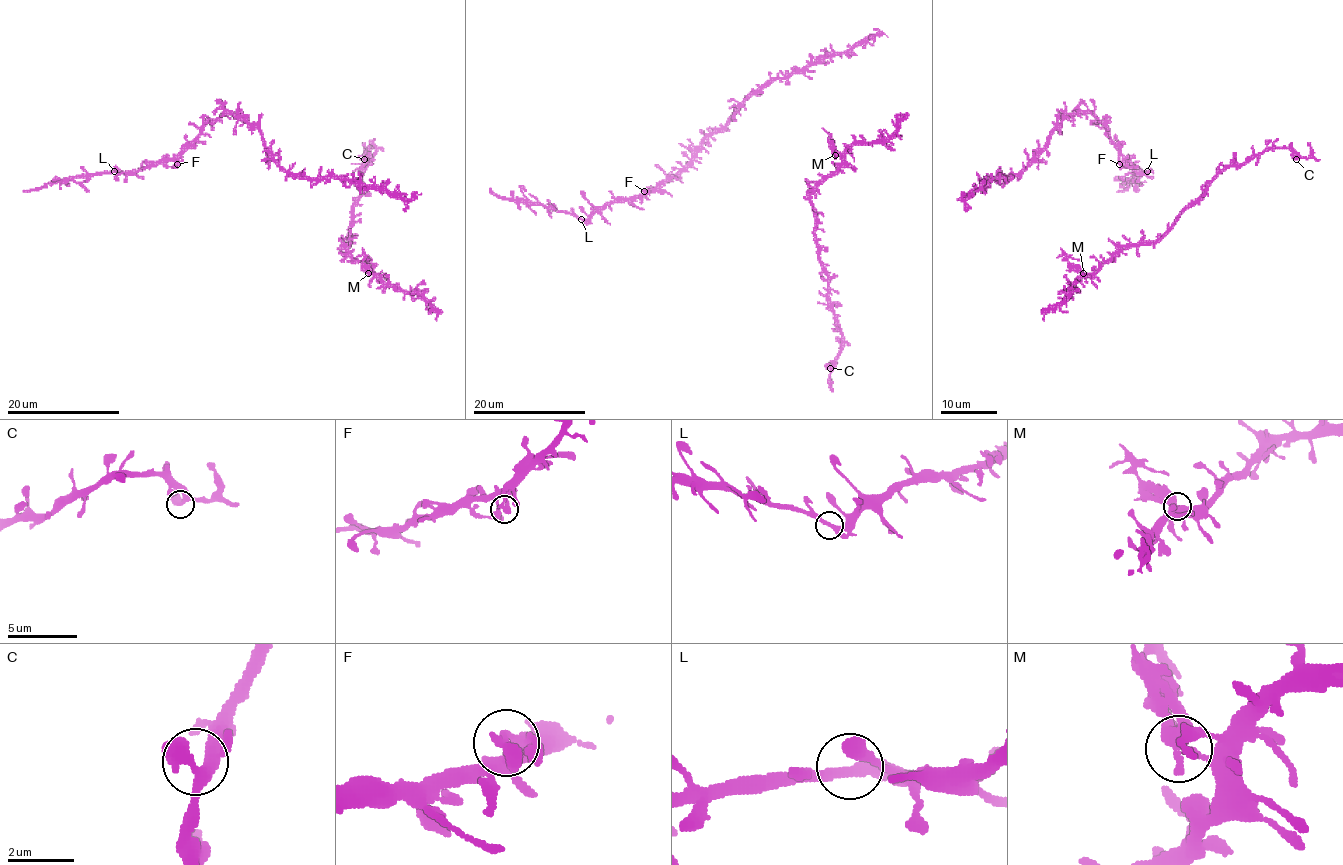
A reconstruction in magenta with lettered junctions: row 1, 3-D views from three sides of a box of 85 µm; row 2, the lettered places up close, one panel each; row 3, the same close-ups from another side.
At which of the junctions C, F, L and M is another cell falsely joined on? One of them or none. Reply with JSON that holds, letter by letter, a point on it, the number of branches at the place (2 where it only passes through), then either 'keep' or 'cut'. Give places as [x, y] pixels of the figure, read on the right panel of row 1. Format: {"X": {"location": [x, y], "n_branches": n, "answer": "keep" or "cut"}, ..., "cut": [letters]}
{"C": {"location": [1296, 159], "n_branches": 2, "answer": "keep"}, "F": {"location": [1119, 164], "n_branches": 2, "answer": "keep"}, "L": {"location": [1147, 171], "n_branches": 2, "answer": "keep"}, "M": {"location": [1083, 273], "n_branches": 2, "answer": "cut"}, "cut": ["M"]}

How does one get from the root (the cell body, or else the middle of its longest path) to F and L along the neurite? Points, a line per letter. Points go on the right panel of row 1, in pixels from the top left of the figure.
F: (1007, 182), (1002, 176), (1017, 175), (1063, 119), (1080, 113), (1091, 113), (1105, 126), (1119, 164)
L: (1007, 182), (1002, 176), (1017, 175), (1063, 119), (1080, 113), (1091, 113), (1105, 126), (1135, 171), (1147, 171)

